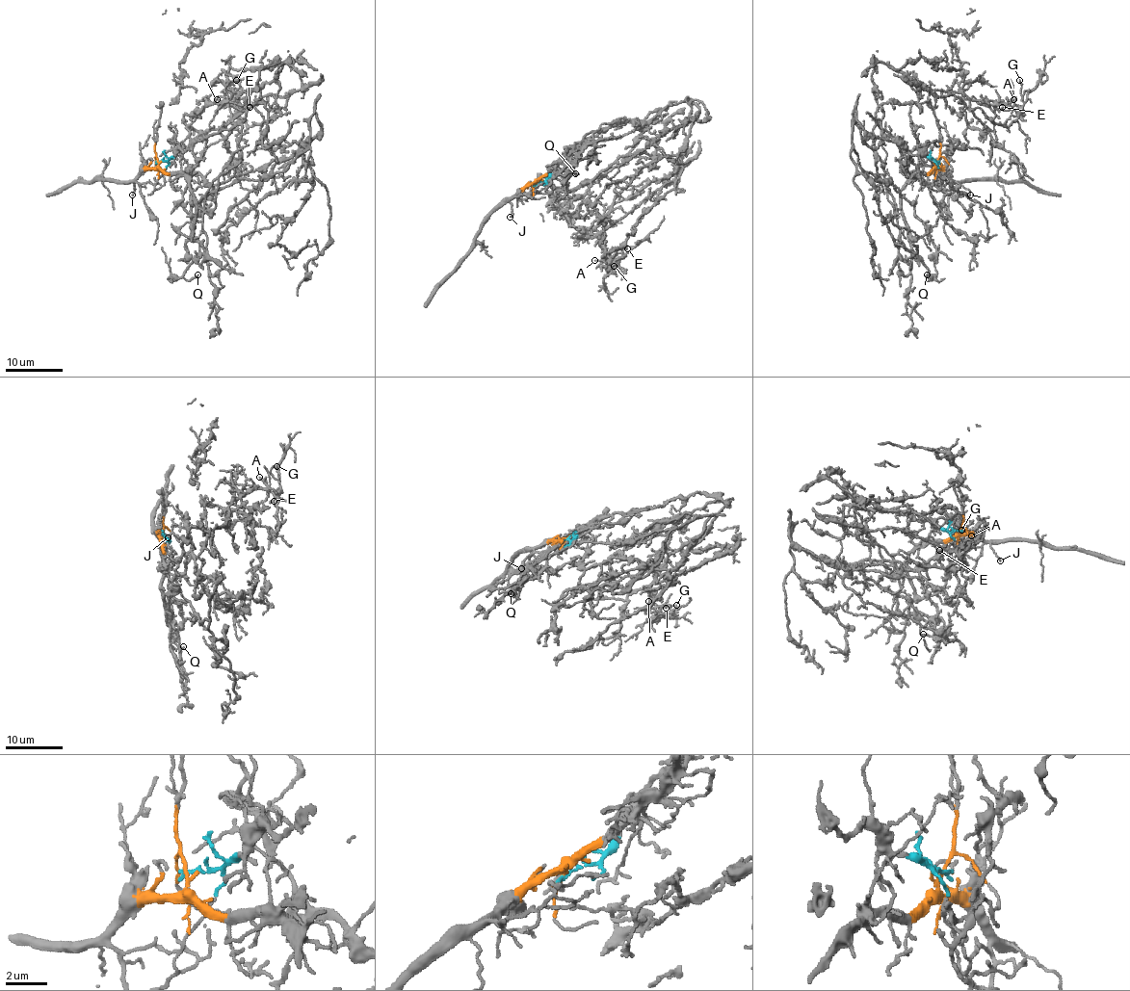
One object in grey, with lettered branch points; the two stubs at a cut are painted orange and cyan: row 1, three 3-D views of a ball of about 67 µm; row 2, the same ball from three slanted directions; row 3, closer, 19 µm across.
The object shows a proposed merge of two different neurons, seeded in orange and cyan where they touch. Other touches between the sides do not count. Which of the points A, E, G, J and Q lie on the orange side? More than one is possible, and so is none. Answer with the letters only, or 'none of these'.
J, Q

